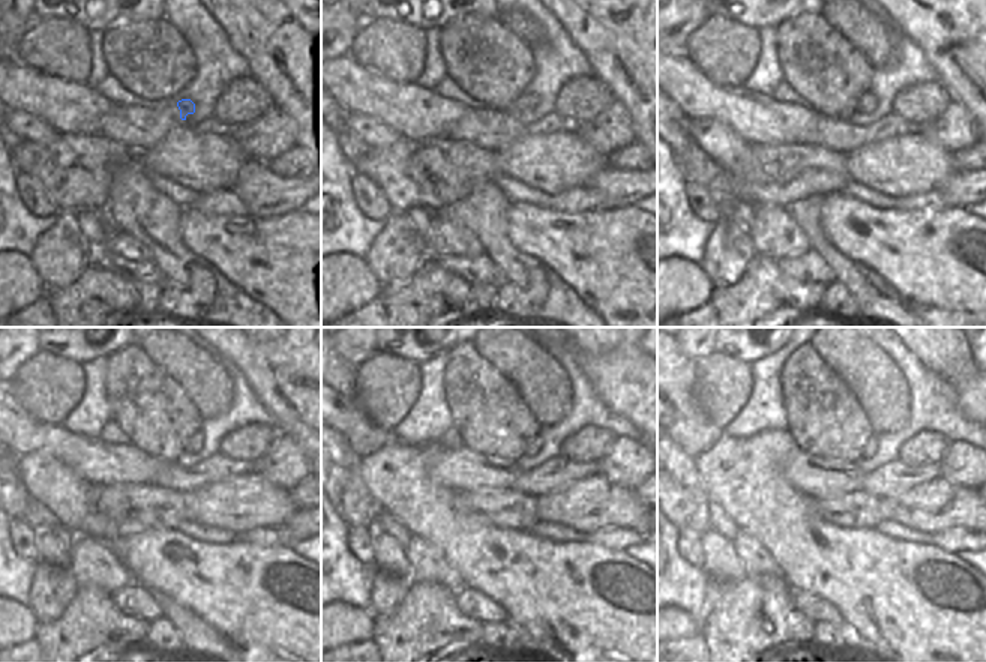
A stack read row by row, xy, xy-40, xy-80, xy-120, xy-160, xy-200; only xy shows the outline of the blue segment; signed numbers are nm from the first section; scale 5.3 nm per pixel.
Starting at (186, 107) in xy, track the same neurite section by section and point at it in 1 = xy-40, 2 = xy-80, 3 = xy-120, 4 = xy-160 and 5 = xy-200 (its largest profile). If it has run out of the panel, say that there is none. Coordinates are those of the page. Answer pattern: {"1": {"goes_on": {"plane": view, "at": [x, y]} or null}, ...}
{"1": {"goes_on": {"plane": "xy-40", "at": [527, 101]}}, "2": {"goes_on": {"plane": "xy-80", "at": [866, 102]}}, "3": {"goes_on": {"plane": "xy-120", "at": [197, 442]}}, "4": {"goes_on": {"plane": "xy-160", "at": [533, 448]}}, "5": {"goes_on": {"plane": "xy-200", "at": [869, 448]}}}

